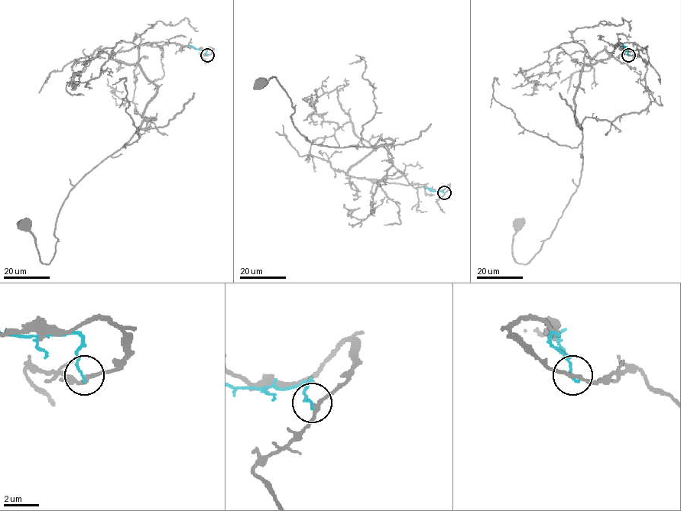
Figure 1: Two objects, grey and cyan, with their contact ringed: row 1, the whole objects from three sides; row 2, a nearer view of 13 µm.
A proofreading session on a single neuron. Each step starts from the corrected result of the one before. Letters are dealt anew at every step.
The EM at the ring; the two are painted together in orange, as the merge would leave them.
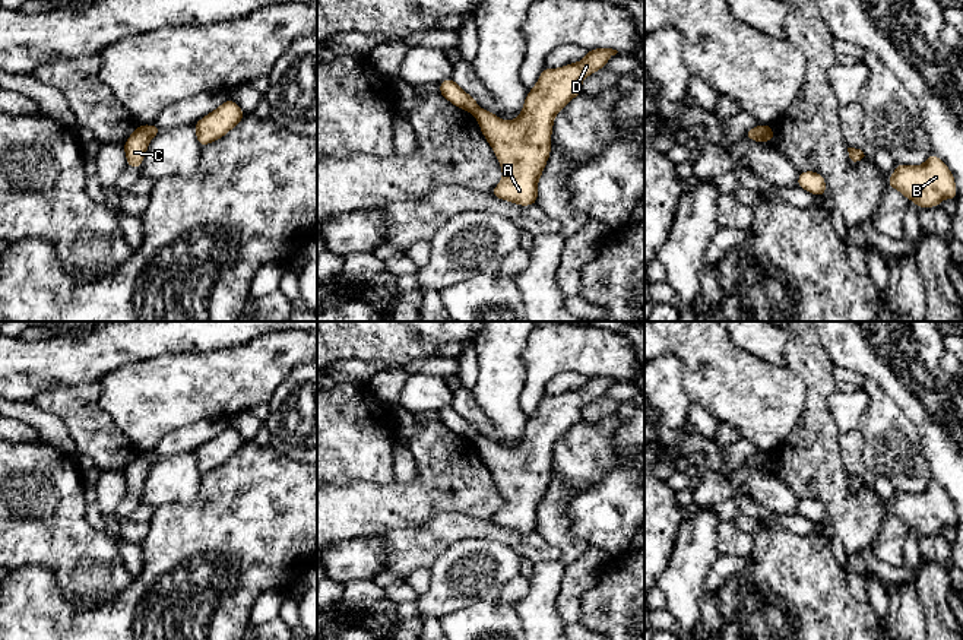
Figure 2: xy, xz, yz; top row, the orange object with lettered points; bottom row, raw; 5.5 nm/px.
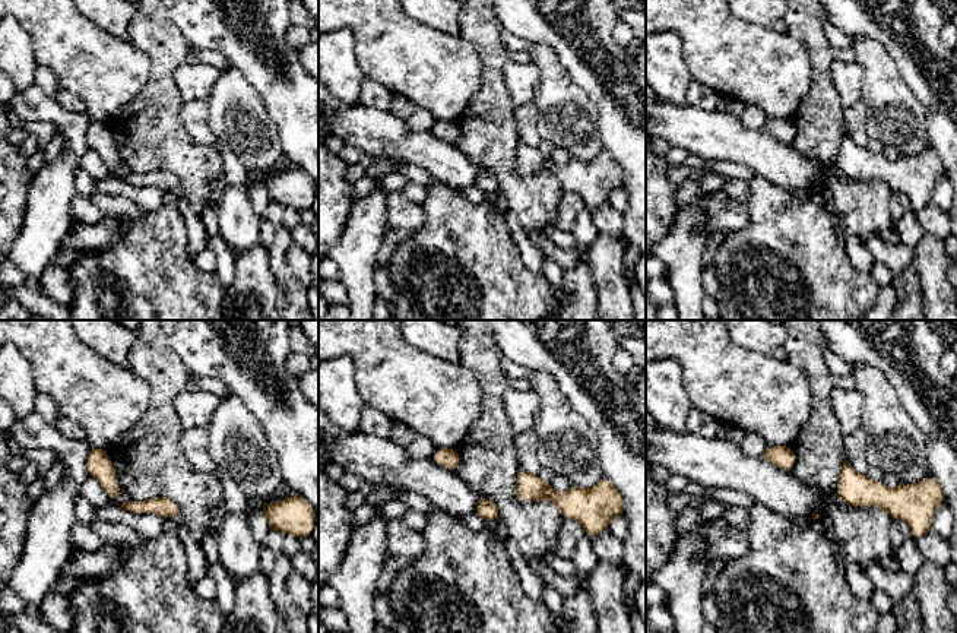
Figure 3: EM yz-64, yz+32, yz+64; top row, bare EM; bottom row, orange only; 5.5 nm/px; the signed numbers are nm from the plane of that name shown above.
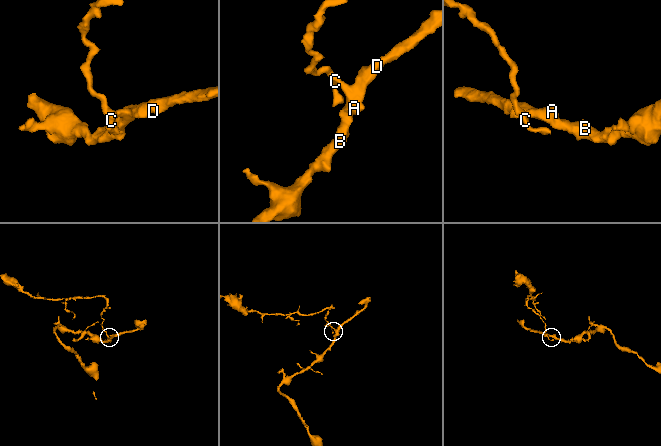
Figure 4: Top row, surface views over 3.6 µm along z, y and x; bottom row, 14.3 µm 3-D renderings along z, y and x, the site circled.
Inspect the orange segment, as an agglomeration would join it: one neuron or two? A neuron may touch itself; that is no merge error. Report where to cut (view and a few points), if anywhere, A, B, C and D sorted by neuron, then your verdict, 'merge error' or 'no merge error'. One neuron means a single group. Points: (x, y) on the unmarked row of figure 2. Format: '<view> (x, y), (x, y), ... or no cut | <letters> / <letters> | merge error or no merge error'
yz (759, 453), (766, 468) | A B D / C | merge error

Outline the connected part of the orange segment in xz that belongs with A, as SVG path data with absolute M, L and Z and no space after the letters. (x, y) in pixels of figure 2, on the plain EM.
M595 376L577 390L544 395L513 449L504 449L488 437L473 440L503 497L501 508L491 519L494 525L519 533L536 532L538 508L551 481L555 443L583 419L583 406L604 396L617 380Z

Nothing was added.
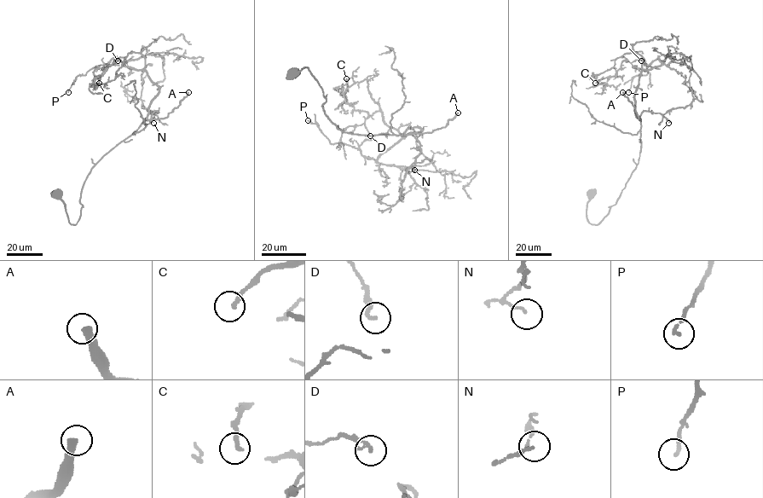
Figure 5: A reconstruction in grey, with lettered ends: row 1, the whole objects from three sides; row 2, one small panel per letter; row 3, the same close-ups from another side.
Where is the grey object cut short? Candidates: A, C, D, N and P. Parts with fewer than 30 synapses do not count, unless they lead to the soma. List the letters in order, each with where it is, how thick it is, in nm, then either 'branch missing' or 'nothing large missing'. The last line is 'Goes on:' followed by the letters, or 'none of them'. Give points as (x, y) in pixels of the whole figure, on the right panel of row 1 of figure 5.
A: at (622, 92); 360 nm thick; branch missing
C: at (595, 83); 200 nm thick; nothing large missing
D: at (641, 60); 140 nm thick; nothing large missing
N: at (668, 123); 110 nm thick; nothing large missing
P: at (628, 92); 150 nm thick; nothing large missing
Goes on: A

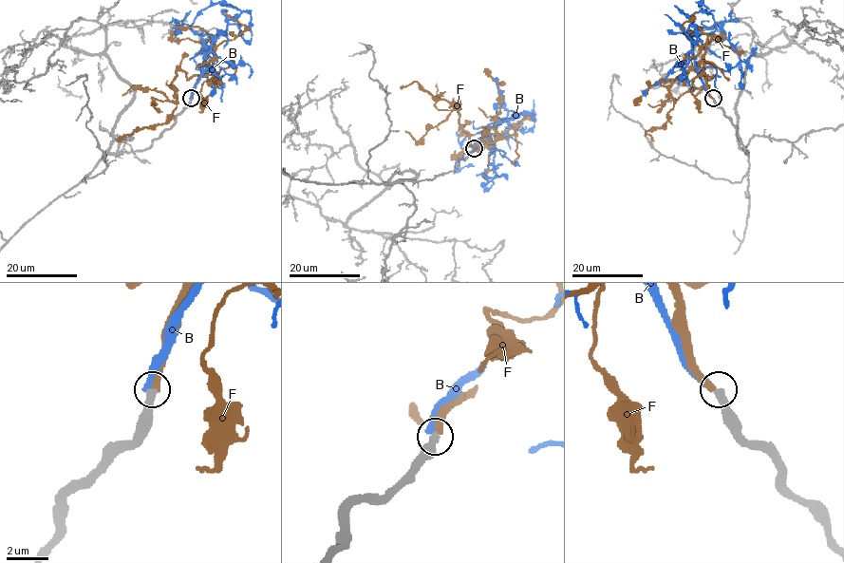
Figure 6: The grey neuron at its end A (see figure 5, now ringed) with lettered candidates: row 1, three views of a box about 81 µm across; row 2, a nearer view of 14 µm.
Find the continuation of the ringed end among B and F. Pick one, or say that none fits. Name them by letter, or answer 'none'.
none

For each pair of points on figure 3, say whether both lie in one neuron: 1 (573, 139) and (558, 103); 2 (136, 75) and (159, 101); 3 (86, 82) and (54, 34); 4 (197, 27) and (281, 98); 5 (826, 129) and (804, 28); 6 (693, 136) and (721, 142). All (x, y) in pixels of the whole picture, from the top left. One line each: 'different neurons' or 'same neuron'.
1: same neuron
2: different neurons
3: same neuron
4: same neuron
5: same neuron
6: same neuron

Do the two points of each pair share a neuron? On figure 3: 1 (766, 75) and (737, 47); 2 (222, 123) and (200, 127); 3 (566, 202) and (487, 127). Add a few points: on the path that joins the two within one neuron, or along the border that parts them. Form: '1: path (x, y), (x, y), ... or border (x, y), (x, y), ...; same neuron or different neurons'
1: path (759, 67), (744, 54); same neuron
2: border (206, 101), (208, 127), (218, 142); different neurons
3: border (563, 189), (558, 217), (553, 225); different neurons

